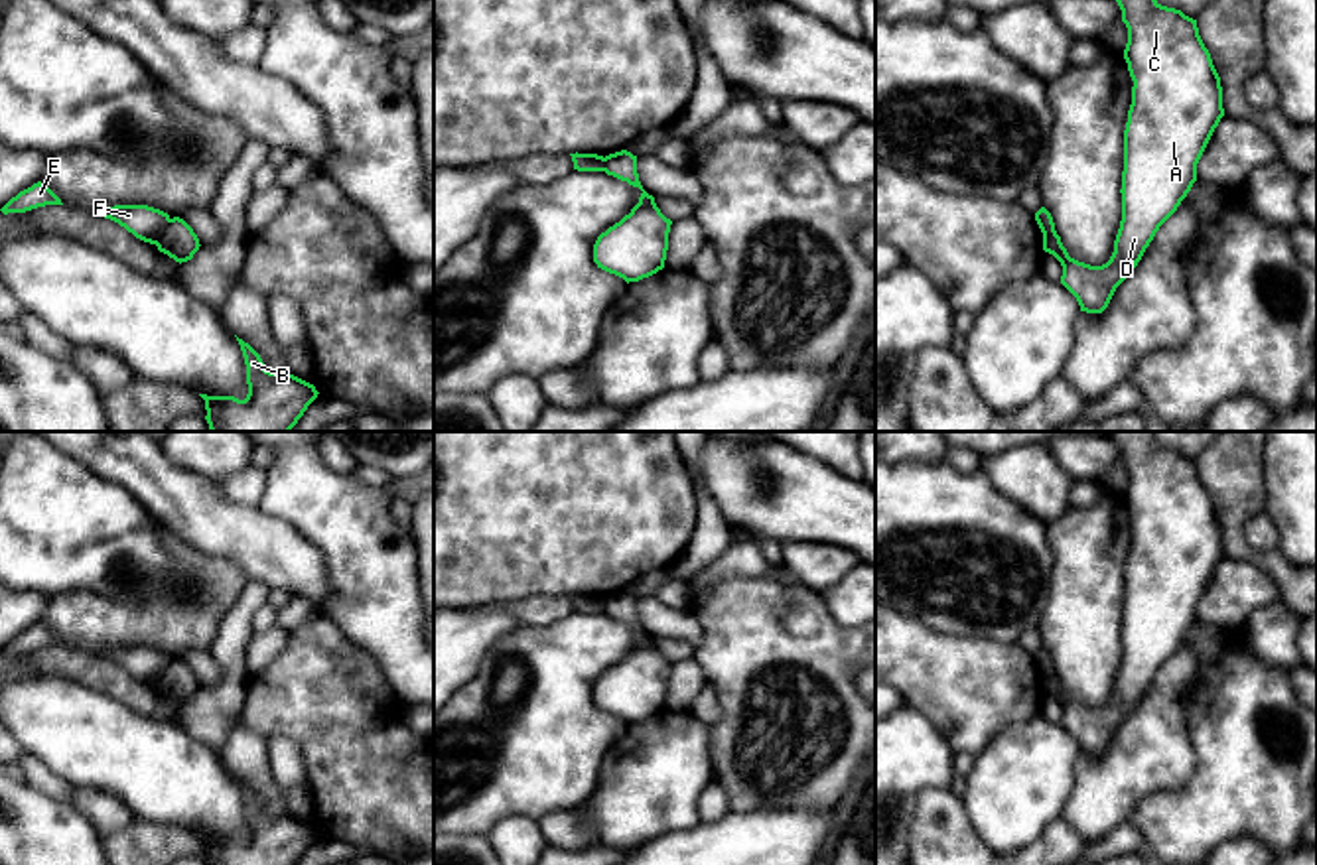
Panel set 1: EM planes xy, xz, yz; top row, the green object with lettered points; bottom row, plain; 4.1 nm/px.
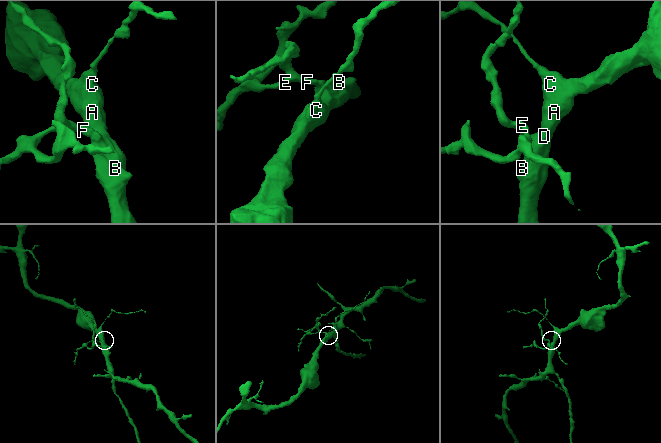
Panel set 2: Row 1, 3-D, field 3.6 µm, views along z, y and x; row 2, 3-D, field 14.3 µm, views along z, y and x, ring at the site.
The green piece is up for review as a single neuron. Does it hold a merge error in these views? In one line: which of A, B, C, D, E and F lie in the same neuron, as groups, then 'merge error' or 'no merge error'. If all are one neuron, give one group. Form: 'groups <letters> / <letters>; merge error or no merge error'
groups A B C D / E F; merge error

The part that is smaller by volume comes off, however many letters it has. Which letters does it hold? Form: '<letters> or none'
E, F

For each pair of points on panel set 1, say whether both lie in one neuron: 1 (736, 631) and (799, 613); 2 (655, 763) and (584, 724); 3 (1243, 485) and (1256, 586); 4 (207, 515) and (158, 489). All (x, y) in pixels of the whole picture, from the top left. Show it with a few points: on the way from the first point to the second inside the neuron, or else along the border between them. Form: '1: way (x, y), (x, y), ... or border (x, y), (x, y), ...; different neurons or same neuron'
1: way (752, 631), (783, 629); same neuron
2: border (627, 726), (610, 747), (596, 783); different neurons
3: border (1225, 556), (1260, 566), (1270, 576), (1278, 601); different neurons
4: way (196, 509), (170, 493); same neuron

